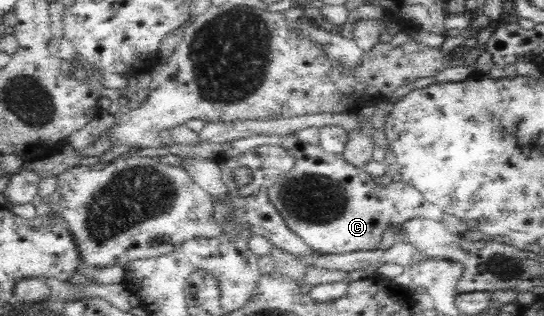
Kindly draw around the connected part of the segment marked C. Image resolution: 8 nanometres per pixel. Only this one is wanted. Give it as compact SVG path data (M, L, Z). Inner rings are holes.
M297 133L284 136L256 135L233 140L223 144L222 157L235 158L240 156L240 152L252 150L260 145L280 145L286 151L290 151L291 156L294 156L296 165L268 190L268 196L292 232L320 254L346 254L357 250L376 250L388 226L398 229L404 222L414 219L430 218L436 222L444 220L445 212L438 206L432 206L431 201L426 200L416 188L398 181L392 181L386 186L376 184L374 178L363 168L349 164L342 155L326 152L320 144L301 141Z

